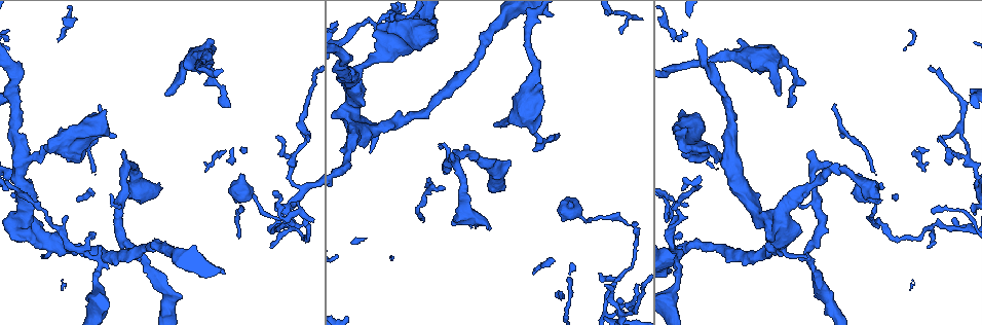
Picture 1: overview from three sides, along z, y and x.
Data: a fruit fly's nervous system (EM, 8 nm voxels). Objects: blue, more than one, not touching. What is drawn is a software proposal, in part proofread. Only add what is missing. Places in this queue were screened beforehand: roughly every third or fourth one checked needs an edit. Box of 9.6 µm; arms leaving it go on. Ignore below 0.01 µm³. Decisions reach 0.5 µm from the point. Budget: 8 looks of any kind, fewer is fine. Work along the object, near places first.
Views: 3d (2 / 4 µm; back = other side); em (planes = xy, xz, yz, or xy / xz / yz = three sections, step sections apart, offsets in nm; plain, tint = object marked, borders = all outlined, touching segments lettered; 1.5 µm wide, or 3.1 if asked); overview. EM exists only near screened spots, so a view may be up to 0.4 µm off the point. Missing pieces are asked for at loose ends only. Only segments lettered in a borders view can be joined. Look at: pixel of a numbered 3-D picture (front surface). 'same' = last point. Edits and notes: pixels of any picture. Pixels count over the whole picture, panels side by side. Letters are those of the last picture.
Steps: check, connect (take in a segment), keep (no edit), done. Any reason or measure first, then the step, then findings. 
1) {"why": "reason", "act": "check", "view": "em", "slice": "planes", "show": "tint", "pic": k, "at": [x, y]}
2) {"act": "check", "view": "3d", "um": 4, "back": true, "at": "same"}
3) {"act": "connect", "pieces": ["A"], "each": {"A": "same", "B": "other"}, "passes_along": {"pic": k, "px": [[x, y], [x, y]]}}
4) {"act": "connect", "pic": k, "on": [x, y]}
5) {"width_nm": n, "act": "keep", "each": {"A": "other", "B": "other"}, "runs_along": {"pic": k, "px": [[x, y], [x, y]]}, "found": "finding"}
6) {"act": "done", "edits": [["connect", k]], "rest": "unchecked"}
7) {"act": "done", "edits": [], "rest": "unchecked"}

{"why": "free end", "act": "check", "view": "3d", "um": 2, "pic": 1, "at": [49, 140]}

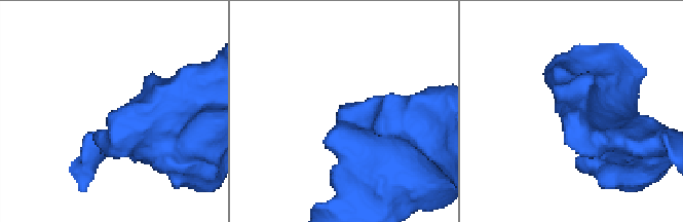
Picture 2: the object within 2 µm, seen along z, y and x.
{"act": "check", "view": "em", "slice": "xy", "step": 4, "show": "borders", "pic": 2, "at": [569, 117]}

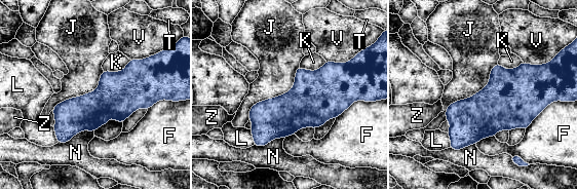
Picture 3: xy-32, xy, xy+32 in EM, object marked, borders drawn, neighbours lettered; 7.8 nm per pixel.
{"why": "cut it another way", "act": "check", "view": "em", "slice": "planes", "show": "borders", "at": "same"}

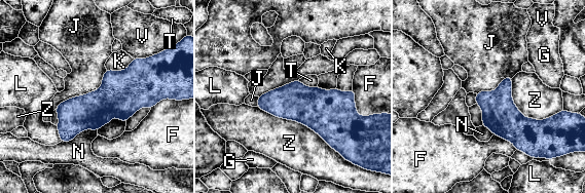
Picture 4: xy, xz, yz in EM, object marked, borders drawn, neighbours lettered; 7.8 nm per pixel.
{"act": "keep", "each": {"F": "other", "G": "other", "J": "other", "K": "other", "L": "other", "N": "other", "T": "other", "V": "other", "Z": "other"}, "border": {"pic": 4, "px": [[476, 103], [482, 112], [482, 124]]}, "found": "none of them fits"}

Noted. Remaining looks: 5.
{"act": "check", "view": "3d", "um": 4, "pic": 1, "at": [291, 204]}

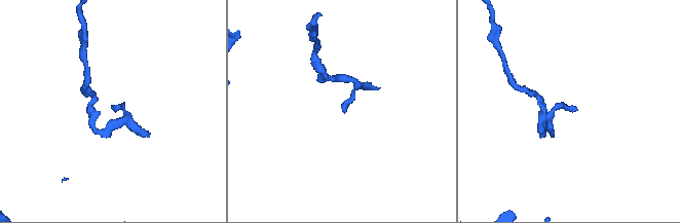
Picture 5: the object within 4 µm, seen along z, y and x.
{"act": "check", "view": "em", "slice": "planes", "show": "borders", "pic": 5, "at": [344, 111]}

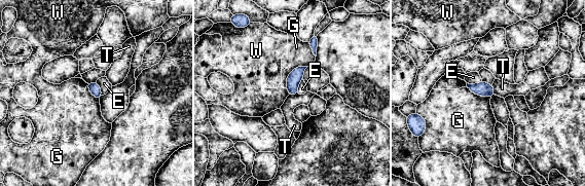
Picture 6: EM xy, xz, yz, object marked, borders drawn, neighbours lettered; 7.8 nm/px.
{"act": "keep", "each": {"E": "other", "G": "other", "T": "other", "W": "other"}, "border": {"pic": 6, "px": [[491, 84], [495, 94]]}, "found": "no lettered segment goes on from it"}

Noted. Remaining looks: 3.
{"why": "free end", "act": "check", "view": "3d", "um": 4, "pic": 1, "at": [428, 179]}

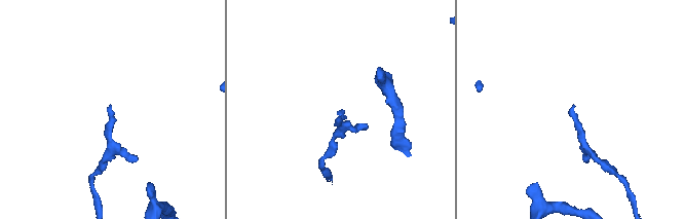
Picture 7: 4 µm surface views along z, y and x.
{"why": "now the EM", "act": "check", "view": "em", "slice": "planes", "show": "borders", "pic": 7, "at": [339, 114]}

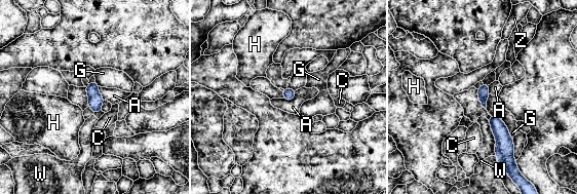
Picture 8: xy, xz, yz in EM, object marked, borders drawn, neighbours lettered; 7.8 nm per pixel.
{"width_nm": 90, "longest_contact_nm": ["G", 180], "act": "connect", "pieces": ["Z"], "each": {"A": "other", "C": "other", "G": "other", "H": "other", "W": "other", "Z": "same"}, "found": "the neuron continues"}

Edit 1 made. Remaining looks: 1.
{"act": "done", "edits": [["connect", 8]], "rest": "unchecked"}

